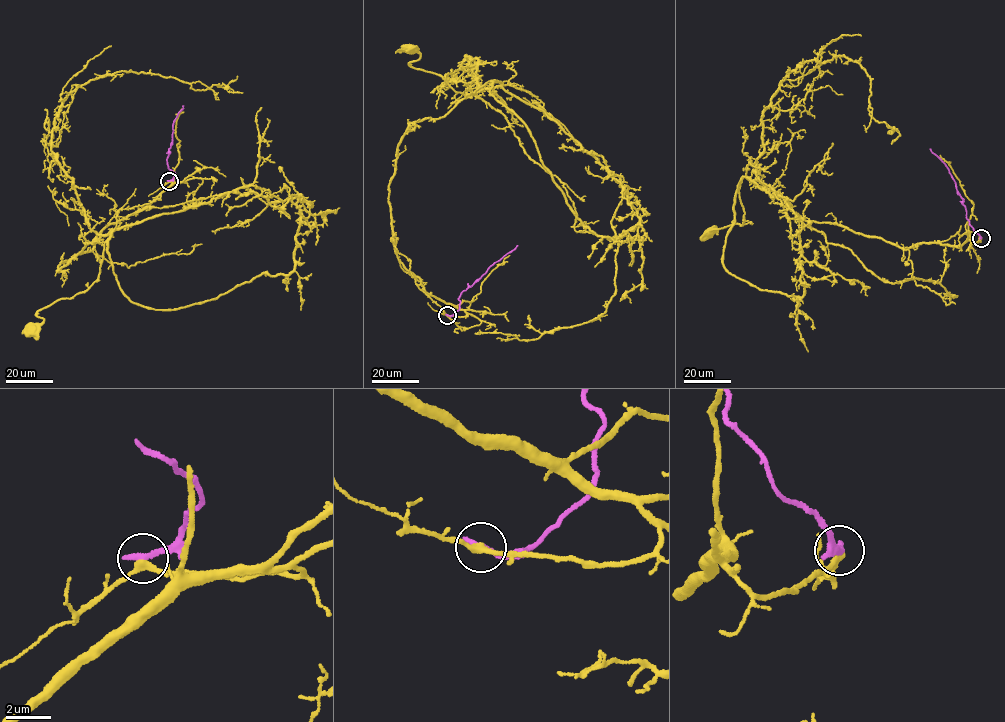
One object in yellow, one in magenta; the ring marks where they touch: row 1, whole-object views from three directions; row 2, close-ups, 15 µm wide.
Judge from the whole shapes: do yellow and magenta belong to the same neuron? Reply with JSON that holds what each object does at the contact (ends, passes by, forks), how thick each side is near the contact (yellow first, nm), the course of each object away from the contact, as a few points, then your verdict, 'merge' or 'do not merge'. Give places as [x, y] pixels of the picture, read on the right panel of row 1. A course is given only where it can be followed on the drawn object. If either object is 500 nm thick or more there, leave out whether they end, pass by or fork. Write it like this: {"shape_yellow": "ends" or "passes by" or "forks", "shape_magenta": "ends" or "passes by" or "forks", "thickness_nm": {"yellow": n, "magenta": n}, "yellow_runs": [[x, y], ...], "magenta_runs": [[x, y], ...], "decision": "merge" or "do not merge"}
{"shape_yellow": "passes by", "shape_magenta": "ends", "thickness_nm": {"yellow": 280, "magenta": 320}, "yellow_runs": [[981, 238], [959, 247], [938, 242], [899, 248], [802, 218], [789, 202], [744, 177], [745, 220], [711, 231]], "magenta_runs": [[981, 238], [966, 217], [963, 198], [948, 168], [929, 149]], "decision": "do not merge"}

